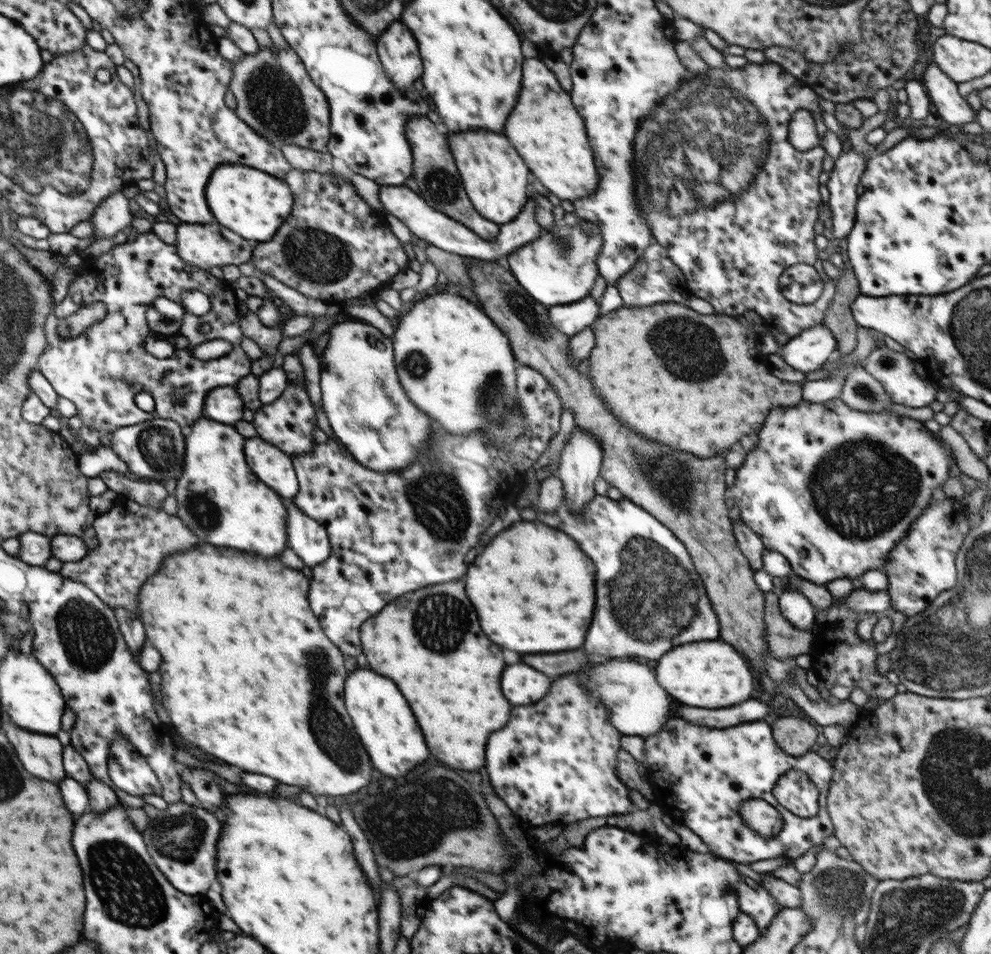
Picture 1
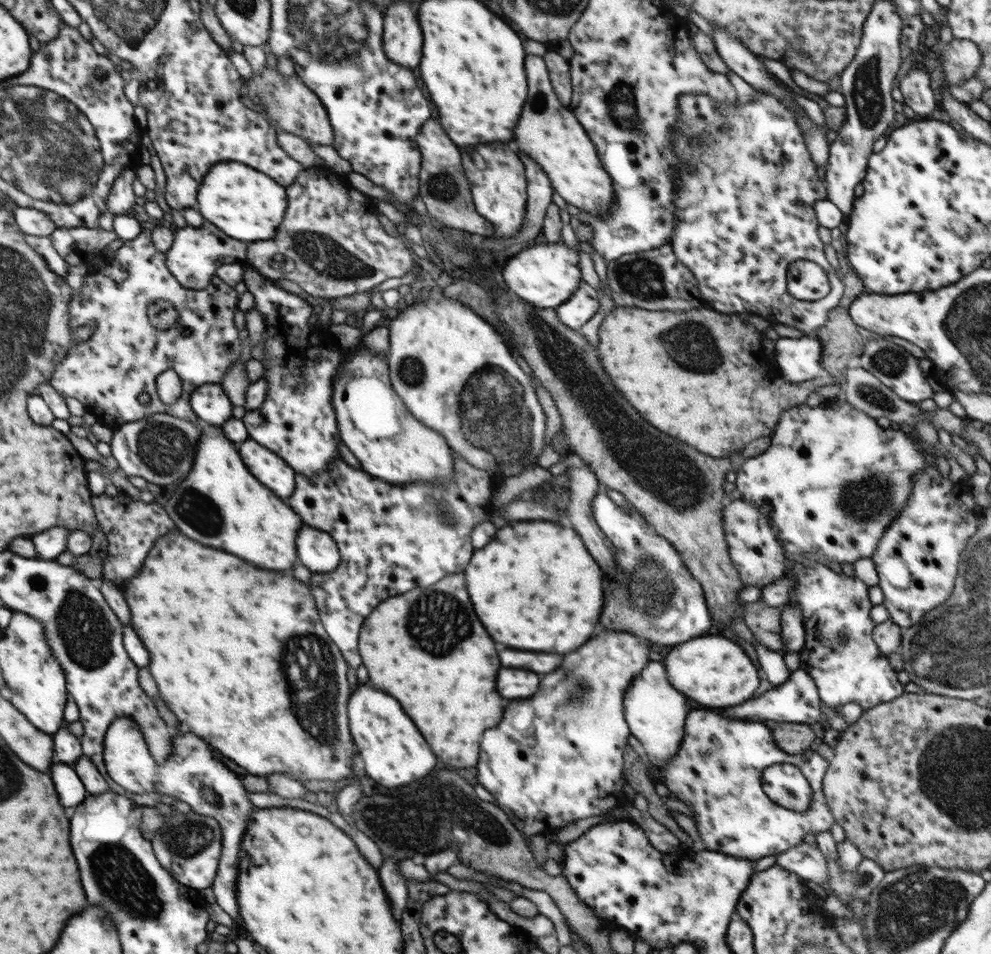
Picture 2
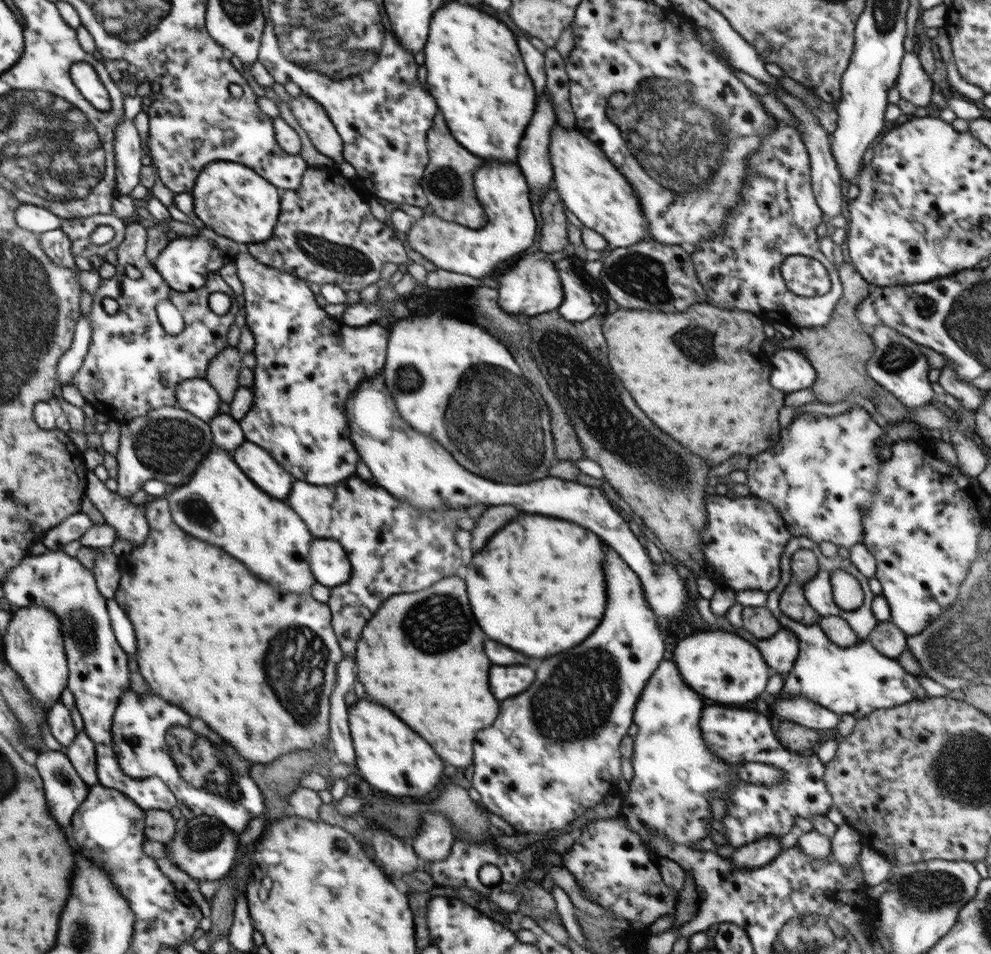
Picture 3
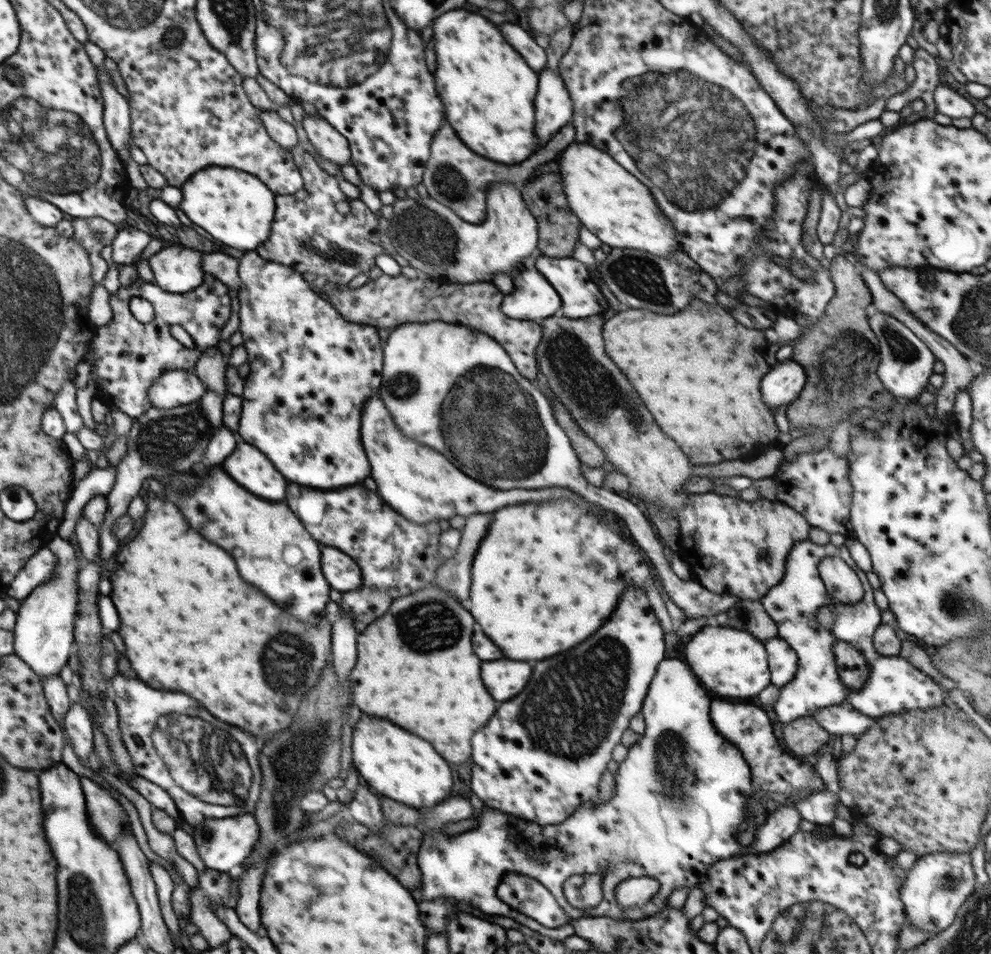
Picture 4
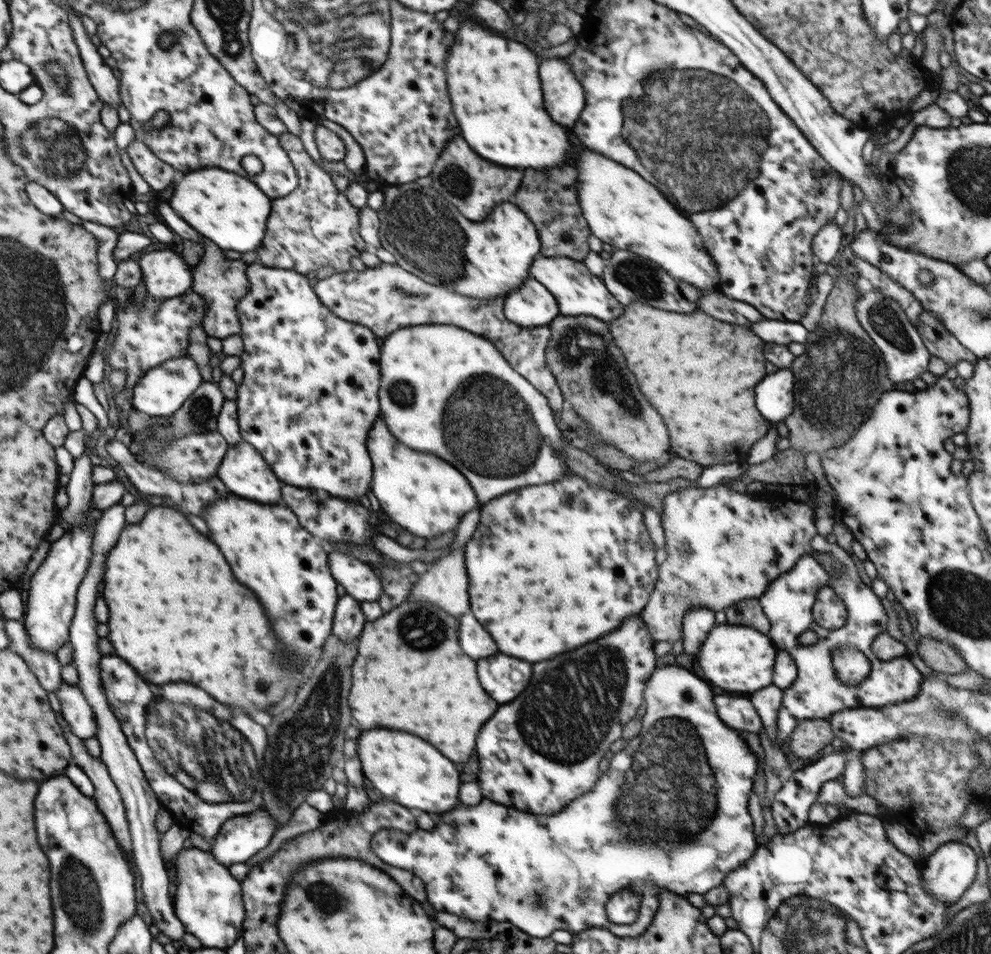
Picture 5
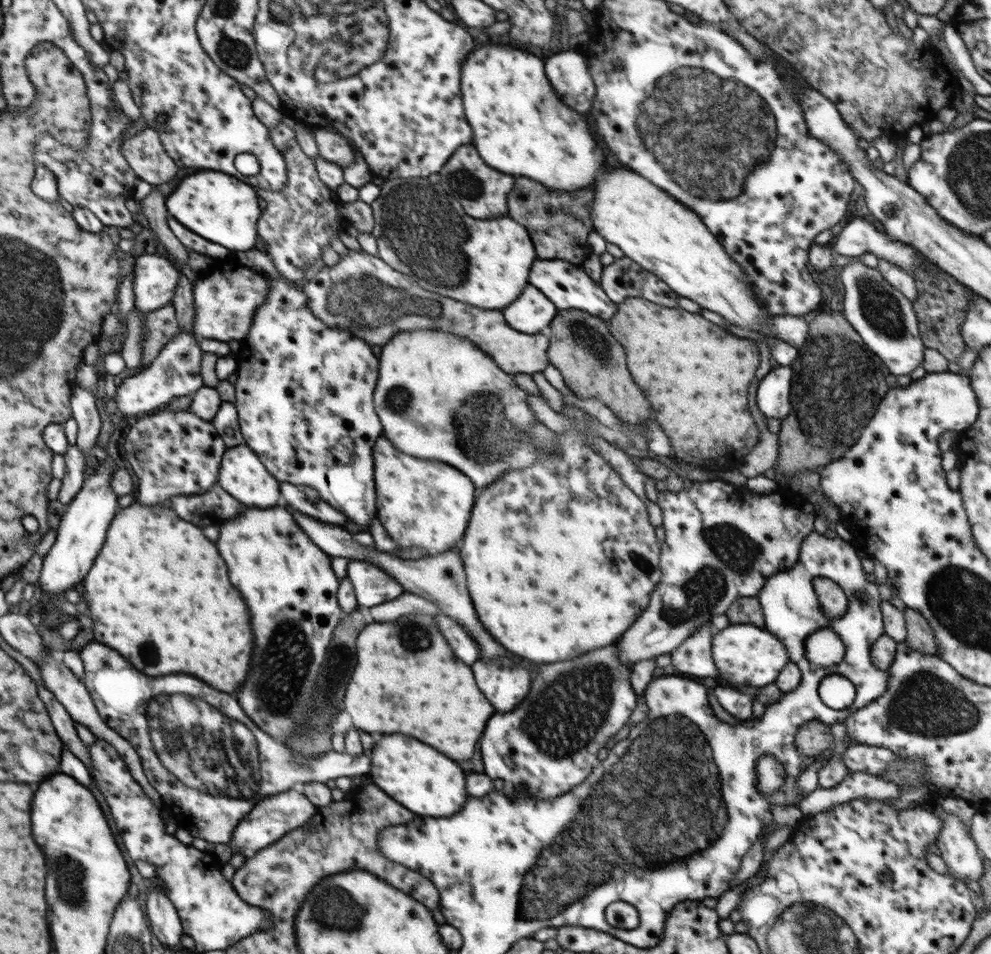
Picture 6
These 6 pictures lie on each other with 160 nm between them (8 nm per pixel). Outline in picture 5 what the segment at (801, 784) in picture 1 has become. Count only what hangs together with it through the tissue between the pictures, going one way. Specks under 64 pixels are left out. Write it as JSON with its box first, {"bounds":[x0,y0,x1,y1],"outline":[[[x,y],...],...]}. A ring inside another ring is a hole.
{"bounds":[372,664,758,937],"outline":[[[676,664],[670,666],[662,666],[655,669],[650,679],[645,684],[643,702],[646,707],[646,713],[642,718],[642,728],[638,736],[634,740],[628,742],[628,746],[624,747],[622,752],[614,753],[614,762],[610,760],[610,768],[608,774],[602,773],[598,779],[598,788],[594,786],[594,790],[578,797],[578,800],[572,800],[572,804],[568,804],[560,814],[548,816],[548,814],[526,814],[526,812],[518,812],[514,808],[506,808],[501,804],[496,804],[491,800],[484,800],[480,804],[470,806],[469,804],[464,808],[456,808],[452,812],[448,811],[442,815],[440,824],[436,824],[432,830],[424,830],[420,827],[415,829],[415,832],[406,834],[405,832],[394,830],[393,828],[384,828],[376,833],[376,838],[372,838],[372,850],[376,850],[376,856],[380,860],[384,860],[386,864],[396,866],[396,868],[408,869],[414,873],[424,884],[426,884],[426,892],[428,892],[428,902],[434,907],[436,911],[447,912],[453,915],[466,916],[470,920],[502,920],[502,922],[510,922],[514,926],[518,926],[520,930],[524,930],[526,934],[532,936],[546,936],[549,937],[554,930],[567,930],[570,933],[582,932],[582,929],[588,928],[602,928],[613,932],[616,936],[635,937],[640,936],[646,929],[650,928],[650,924],[659,910],[660,894],[656,892],[642,892],[644,900],[640,900],[639,915],[633,924],[612,924],[608,920],[605,912],[606,903],[608,900],[620,892],[626,884],[632,886],[632,890],[638,886],[648,886],[648,888],[664,888],[668,892],[686,898],[688,894],[706,894],[712,888],[720,886],[724,882],[724,877],[737,866],[744,864],[757,849],[758,844],[754,835],[754,821],[752,816],[748,814],[748,796],[752,791],[752,778],[758,772],[758,761],[756,755],[750,750],[743,735],[739,731],[731,729],[727,724],[724,724],[718,716],[716,707],[714,706],[714,692],[710,688],[708,682],[704,682],[702,678],[698,678],[696,674],[688,672],[686,668],[680,668]],[[700,748],[704,750],[704,772],[700,772]],[[622,806],[630,806],[626,808],[626,824],[622,818]]]}

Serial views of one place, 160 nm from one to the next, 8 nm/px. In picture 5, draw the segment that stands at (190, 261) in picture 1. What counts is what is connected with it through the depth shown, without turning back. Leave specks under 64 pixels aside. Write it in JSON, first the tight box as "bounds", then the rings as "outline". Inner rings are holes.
{"bounds":[137,247,194,301],"outline":[[[168,247],[137,256],[147,293],[163,301],[185,294],[194,283],[193,270],[180,254]]]}

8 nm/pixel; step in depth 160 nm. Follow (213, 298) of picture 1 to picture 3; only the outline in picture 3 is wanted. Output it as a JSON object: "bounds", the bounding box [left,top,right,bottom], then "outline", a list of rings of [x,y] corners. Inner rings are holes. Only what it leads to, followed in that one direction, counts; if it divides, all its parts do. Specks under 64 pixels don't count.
{"bounds":[69,221,242,423],"outline":[[[128,221],[125,227],[125,239],[116,248],[118,261],[115,265],[116,274],[112,278],[100,281],[98,290],[93,294],[91,309],[87,312],[92,329],[89,349],[78,372],[69,380],[69,384],[75,386],[82,394],[85,403],[90,404],[96,412],[102,413],[110,421],[118,423],[128,423],[158,408],[176,407],[176,392],[179,384],[183,380],[204,379],[207,376],[210,360],[229,346],[228,330],[234,324],[235,316],[242,307],[236,301],[237,293],[228,286],[219,272],[210,274],[204,287],[190,292],[180,292],[170,288],[155,264],[148,260],[146,247],[147,228],[139,222]],[[128,264],[140,270],[142,276],[138,279],[130,279],[125,271]],[[212,292],[224,292],[231,298],[232,309],[226,316],[220,316],[208,307],[208,297]],[[106,297],[114,298],[119,304],[119,309],[114,315],[106,313],[102,307],[102,299]],[[163,300],[170,301],[182,314],[184,328],[180,334],[168,334],[162,328],[156,307]]]}

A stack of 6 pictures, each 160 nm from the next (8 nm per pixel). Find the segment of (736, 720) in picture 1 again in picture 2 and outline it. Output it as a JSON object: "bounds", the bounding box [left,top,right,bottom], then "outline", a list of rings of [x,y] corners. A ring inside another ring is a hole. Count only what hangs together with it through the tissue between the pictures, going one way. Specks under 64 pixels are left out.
{"bounds":[722,669,824,725],"outline":[[[796,669],[786,682],[776,686],[775,689],[766,691],[760,698],[748,700],[738,704],[736,708],[722,710],[722,716],[730,718],[748,718],[748,720],[774,720],[783,723],[800,723],[805,725],[816,724],[824,719],[822,706],[817,686],[810,680],[805,670]]]}

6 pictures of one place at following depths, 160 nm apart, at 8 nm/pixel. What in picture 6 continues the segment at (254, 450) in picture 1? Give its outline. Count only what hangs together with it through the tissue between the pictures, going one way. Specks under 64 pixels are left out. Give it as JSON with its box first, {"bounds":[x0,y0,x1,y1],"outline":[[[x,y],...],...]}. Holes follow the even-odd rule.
{"bounds":[217,444,282,508],"outline":[[[246,444],[226,449],[220,464],[217,482],[226,492],[230,492],[234,498],[238,498],[246,506],[270,508],[270,506],[276,506],[278,500],[282,500],[280,481],[270,475],[258,455]]]}

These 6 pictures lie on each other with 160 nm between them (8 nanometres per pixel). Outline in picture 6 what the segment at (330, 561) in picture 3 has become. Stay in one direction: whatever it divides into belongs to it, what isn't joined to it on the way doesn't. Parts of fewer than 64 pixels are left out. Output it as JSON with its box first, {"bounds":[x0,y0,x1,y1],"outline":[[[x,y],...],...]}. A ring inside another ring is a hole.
{"bounds":[347,560,403,606],"outline":[[[351,560],[347,565],[347,577],[352,583],[359,606],[378,606],[398,598],[403,586],[370,562]]]}

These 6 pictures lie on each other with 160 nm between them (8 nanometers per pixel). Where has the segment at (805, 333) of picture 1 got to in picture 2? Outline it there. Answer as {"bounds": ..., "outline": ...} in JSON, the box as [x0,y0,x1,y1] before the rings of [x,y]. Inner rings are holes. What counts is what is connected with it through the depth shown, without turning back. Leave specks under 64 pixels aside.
{"bounds":[774,334,824,384],"outline":[[[811,334],[800,338],[780,337],[775,341],[774,362],[783,377],[794,384],[818,378],[824,373],[822,355],[821,340]]]}

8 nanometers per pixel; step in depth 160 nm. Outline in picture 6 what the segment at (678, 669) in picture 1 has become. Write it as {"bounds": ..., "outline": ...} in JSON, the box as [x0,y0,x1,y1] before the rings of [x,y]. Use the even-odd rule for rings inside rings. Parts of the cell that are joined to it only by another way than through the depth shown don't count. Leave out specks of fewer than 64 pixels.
{"bounds":[712,624,788,686],"outline":[[[752,624],[728,625],[712,638],[712,658],[720,676],[741,686],[766,686],[776,680],[780,670],[788,664],[788,651],[780,640],[763,628]]]}

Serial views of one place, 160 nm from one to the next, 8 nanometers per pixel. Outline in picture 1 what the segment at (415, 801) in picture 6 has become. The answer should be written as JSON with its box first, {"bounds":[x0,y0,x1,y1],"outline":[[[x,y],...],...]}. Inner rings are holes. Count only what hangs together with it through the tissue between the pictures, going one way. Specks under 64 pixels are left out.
{"bounds":[343,666,430,778],"outline":[[[358,666],[354,671],[347,673],[343,699],[354,728],[366,752],[370,754],[374,768],[378,768],[382,774],[392,778],[402,776],[414,766],[422,764],[416,760],[426,760],[430,756],[420,726],[416,724],[408,702],[390,678],[384,678],[370,668]]]}

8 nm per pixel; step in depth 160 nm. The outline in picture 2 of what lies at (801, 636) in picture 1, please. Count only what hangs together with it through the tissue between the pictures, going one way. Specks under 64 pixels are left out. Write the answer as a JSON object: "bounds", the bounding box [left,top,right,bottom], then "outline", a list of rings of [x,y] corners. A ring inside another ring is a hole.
{"bounds":[743,601,785,653],"outline":[[[762,601],[748,603],[743,618],[757,642],[774,652],[783,653],[785,644],[782,642],[781,609]]]}

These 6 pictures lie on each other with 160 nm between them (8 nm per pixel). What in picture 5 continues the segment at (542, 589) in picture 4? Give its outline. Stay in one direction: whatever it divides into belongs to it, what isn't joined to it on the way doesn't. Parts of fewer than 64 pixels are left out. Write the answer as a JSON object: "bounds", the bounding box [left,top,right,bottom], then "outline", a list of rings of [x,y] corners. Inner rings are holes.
{"bounds":[464,473,659,662],"outline":[[[564,473],[556,482],[547,482],[538,486],[525,486],[518,492],[508,492],[500,498],[493,498],[482,506],[480,510],[480,522],[476,532],[464,546],[465,563],[468,578],[470,578],[470,609],[474,612],[476,620],[492,634],[492,638],[498,642],[498,650],[502,654],[526,660],[526,662],[542,662],[550,660],[562,652],[580,648],[582,644],[588,644],[610,630],[614,630],[626,616],[640,615],[643,608],[648,604],[650,595],[655,589],[655,582],[659,577],[659,568],[656,565],[656,548],[650,539],[646,528],[642,507],[633,498],[621,491],[610,491],[600,485],[588,483],[586,479],[572,474]]]}

